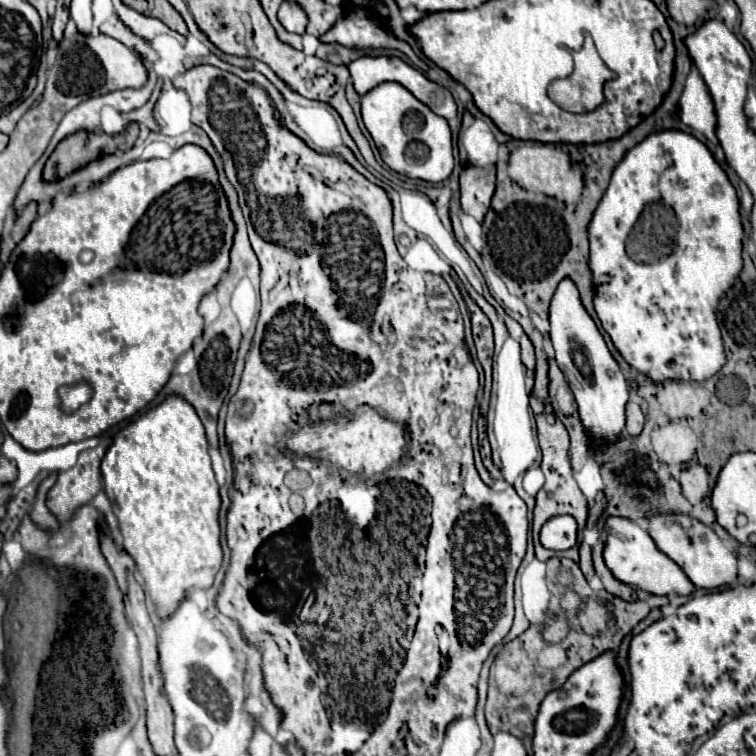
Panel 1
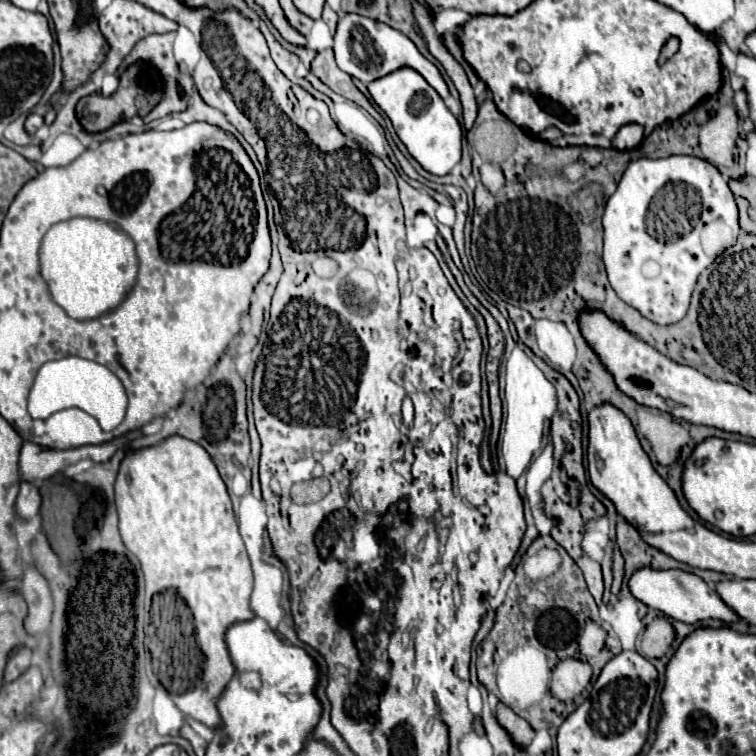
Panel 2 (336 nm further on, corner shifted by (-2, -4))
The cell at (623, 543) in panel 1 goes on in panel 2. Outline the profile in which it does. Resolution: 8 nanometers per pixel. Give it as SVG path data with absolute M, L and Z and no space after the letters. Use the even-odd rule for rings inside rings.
M642 566L630 576L628 588L632 596L648 608L660 610L670 618L686 624L696 624L706 618L718 618L726 624L738 620L738 616L720 600L720 596L700 576L686 570L654 570L650 566Z

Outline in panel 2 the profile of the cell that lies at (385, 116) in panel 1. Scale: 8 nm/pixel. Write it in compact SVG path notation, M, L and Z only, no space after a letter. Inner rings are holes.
M400 68L384 78L378 78L368 84L368 90L376 106L390 118L410 156L430 174L450 174L450 170L460 162L462 130L438 92L412 68Z

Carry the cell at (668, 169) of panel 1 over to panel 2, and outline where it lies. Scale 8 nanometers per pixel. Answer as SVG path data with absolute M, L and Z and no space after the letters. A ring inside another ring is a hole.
M668 156L668 158L638 158L628 164L616 192L608 198L602 216L603 253L602 260L608 272L610 286L614 292L644 318L654 324L676 324L688 312L690 296L698 276L728 248L736 244L740 234L738 210L734 194L728 182L722 178L716 166L696 156ZM666 182L690 184L702 204L700 222L692 230L692 240L686 240L688 250L674 250L674 242L658 242L658 250L650 248L650 236L646 234L646 210L652 196Z

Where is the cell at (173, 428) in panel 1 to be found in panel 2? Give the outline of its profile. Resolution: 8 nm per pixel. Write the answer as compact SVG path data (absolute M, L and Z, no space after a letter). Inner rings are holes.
M178 434L162 440L160 444L140 450L126 448L124 452L126 454L120 462L114 486L116 510L120 518L118 526L122 542L132 554L136 554L146 578L146 596L152 606L148 626L148 648L152 656L152 666L158 680L170 692L174 704L186 716L210 728L216 728L220 726L220 716L214 700L234 674L234 666L224 644L224 632L230 624L252 618L248 606L248 598L252 592L252 568L242 536L238 532L226 484L220 478L210 454L198 442L180 438ZM162 590L174 590L184 600L184 604L180 606L176 602L178 598L168 598Z

